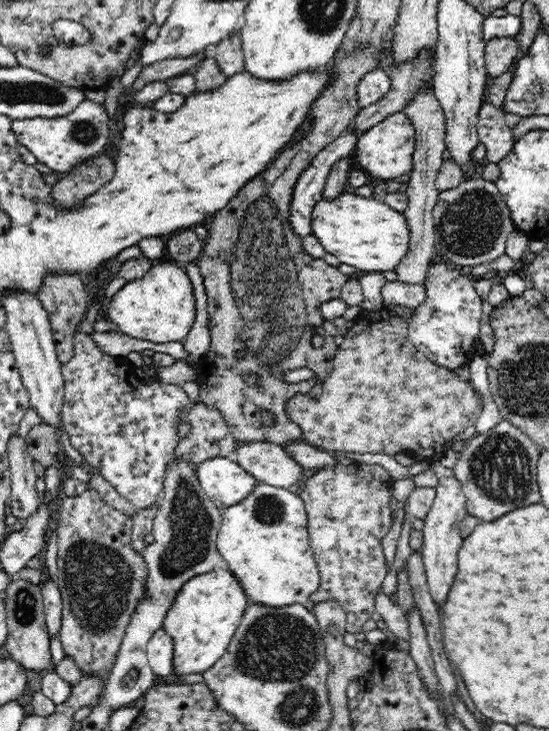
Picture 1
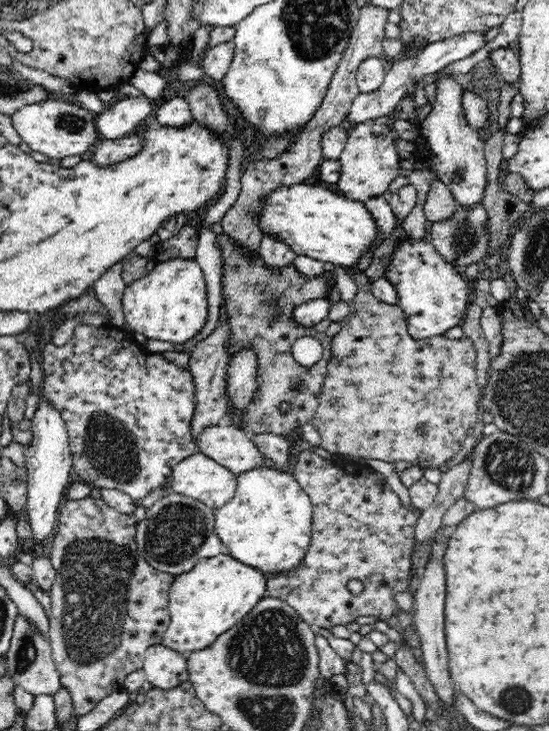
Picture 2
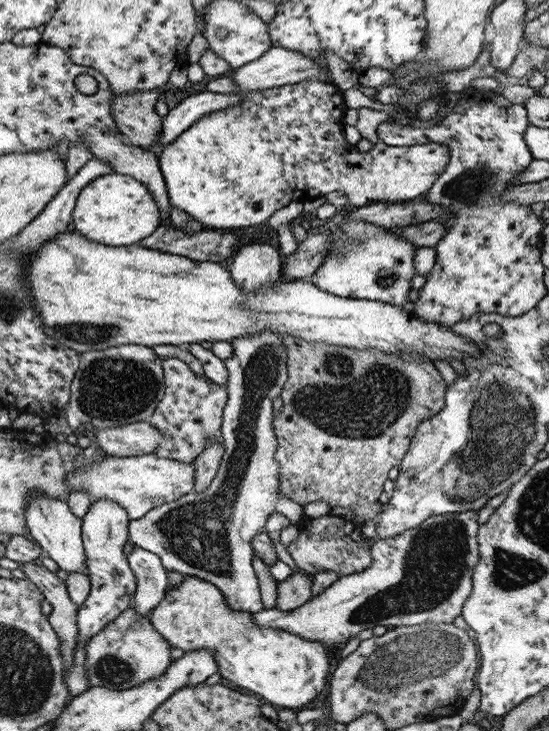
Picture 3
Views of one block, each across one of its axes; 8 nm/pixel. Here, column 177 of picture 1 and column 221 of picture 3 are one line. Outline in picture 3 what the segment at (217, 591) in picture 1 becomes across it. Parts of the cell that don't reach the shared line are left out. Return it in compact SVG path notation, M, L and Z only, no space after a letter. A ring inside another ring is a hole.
M187 575L182 584L166 590L164 598L151 610L148 620L176 654L201 648L213 651L217 672L235 686L263 698L271 707L279 706L291 711L304 709L305 704L315 700L325 690L325 678L331 671L328 648L317 641L304 640L281 630L258 630L252 624L252 616L253 613L249 614L248 611L231 610L224 604L217 588L202 579Z

